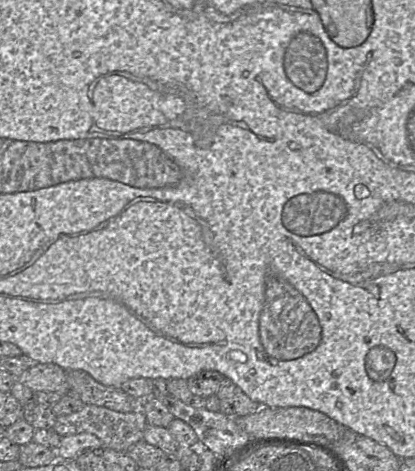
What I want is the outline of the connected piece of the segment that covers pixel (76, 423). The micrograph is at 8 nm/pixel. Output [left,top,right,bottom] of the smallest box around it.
[52,404,146,452]

